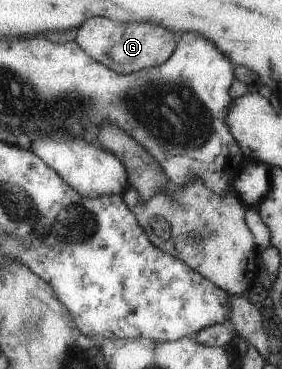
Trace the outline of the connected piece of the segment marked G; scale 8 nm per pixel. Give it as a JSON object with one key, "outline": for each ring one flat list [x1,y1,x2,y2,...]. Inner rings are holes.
{"outline":[[89,18,75,31,74,41,91,58,121,75,162,64,171,56,177,44,175,34,171,34,167,28,161,28,159,24,145,24,145,22,133,22,123,26,107,18]]}

